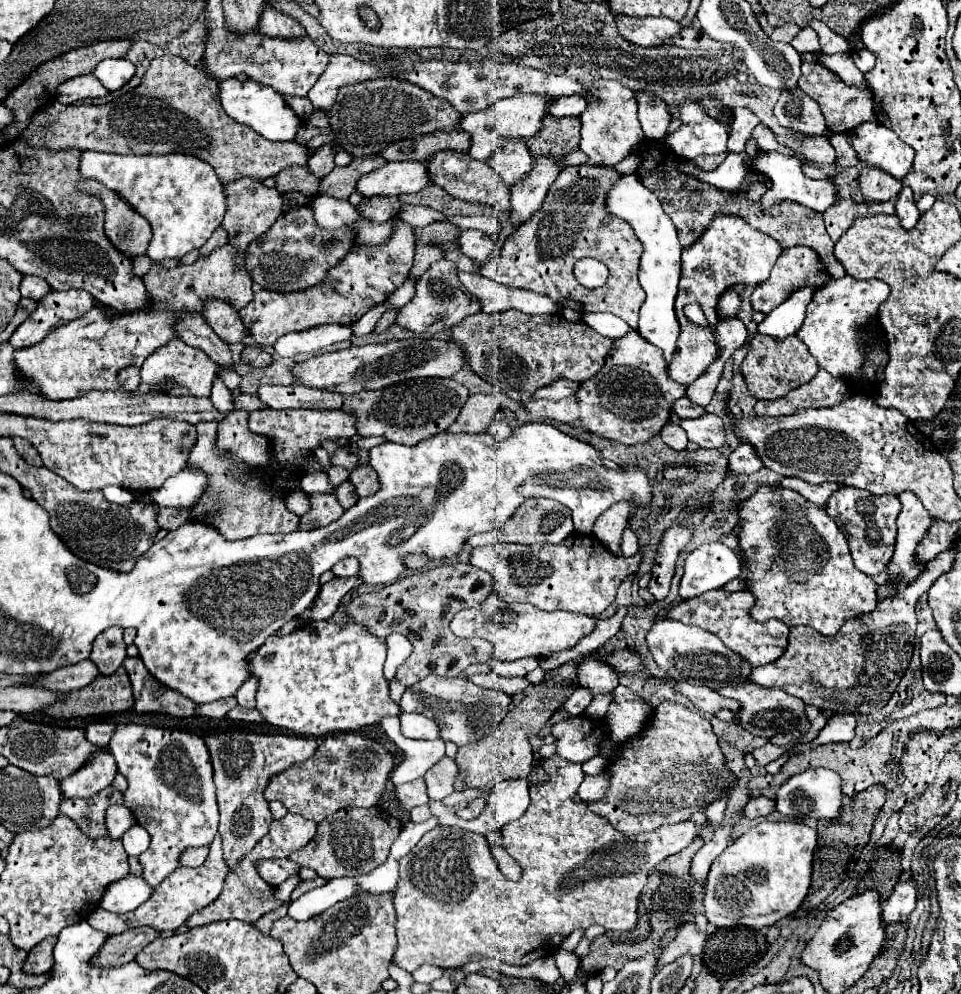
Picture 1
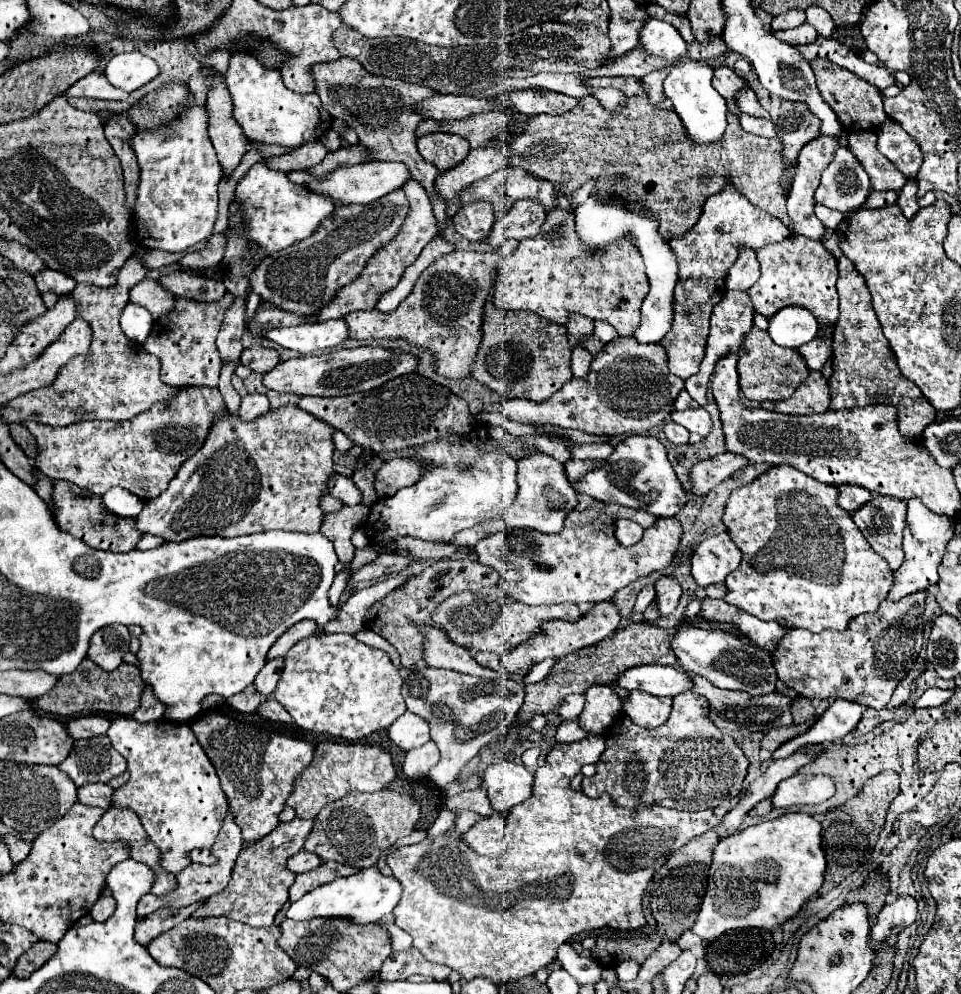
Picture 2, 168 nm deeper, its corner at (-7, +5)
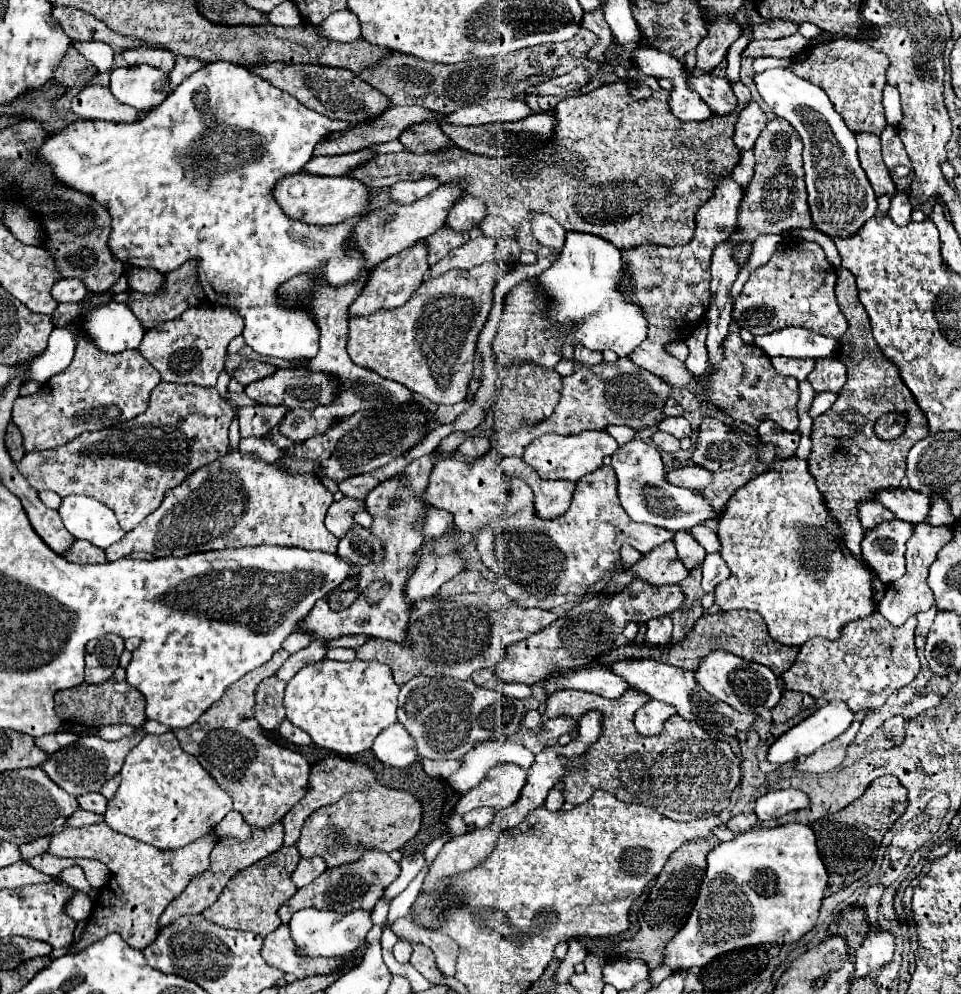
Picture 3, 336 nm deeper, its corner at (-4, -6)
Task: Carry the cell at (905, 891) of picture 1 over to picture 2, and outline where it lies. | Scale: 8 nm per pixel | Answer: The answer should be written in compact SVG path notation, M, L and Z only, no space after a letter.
M896 897L874 919L874 925L870 927L870 941L872 943L884 943L888 939L898 937L908 925L914 923L916 913L918 913L916 907L918 907L916 899Z

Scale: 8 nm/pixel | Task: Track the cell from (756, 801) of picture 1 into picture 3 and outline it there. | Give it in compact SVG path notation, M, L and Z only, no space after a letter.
M745 812L745 814L737 814L733 816L729 822L727 822L729 830L733 830L735 834L741 834L741 832L747 832L751 828L757 826L757 816L753 812Z

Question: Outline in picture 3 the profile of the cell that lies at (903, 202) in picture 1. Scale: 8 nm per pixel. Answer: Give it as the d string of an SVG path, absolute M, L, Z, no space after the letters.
M895 192L887 214L893 218L893 222L897 226L907 226L911 222L911 210L913 210L913 206L909 204L909 196L905 192Z

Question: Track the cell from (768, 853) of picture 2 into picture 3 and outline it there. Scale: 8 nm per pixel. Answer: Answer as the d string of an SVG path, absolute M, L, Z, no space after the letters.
M785 824L771 830L749 830L729 842L721 842L707 854L707 872L703 888L691 900L687 924L679 928L671 944L665 948L663 962L673 970L691 966L703 968L715 956L759 944L791 944L807 934L819 916L819 906L827 888L827 870L819 858L815 834L805 824Z

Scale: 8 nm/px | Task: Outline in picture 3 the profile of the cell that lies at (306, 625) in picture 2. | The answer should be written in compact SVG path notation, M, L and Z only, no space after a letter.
M281 648L267 664L263 664L263 668L257 668L255 672L243 676L243 680L235 682L191 728L173 730L181 748L193 754L231 796L233 808L243 814L245 822L261 830L281 822L307 792L309 762L299 752L273 744L261 734L261 726L253 720L253 692L257 684L273 676L287 658L289 652Z

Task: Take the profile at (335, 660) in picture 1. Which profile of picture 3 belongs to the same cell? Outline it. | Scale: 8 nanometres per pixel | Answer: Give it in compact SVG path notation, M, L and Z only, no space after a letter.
M323 658L301 668L285 686L285 718L303 728L311 740L337 754L359 754L369 750L375 736L397 722L397 694L399 686L393 680L387 664L381 662L339 662Z

